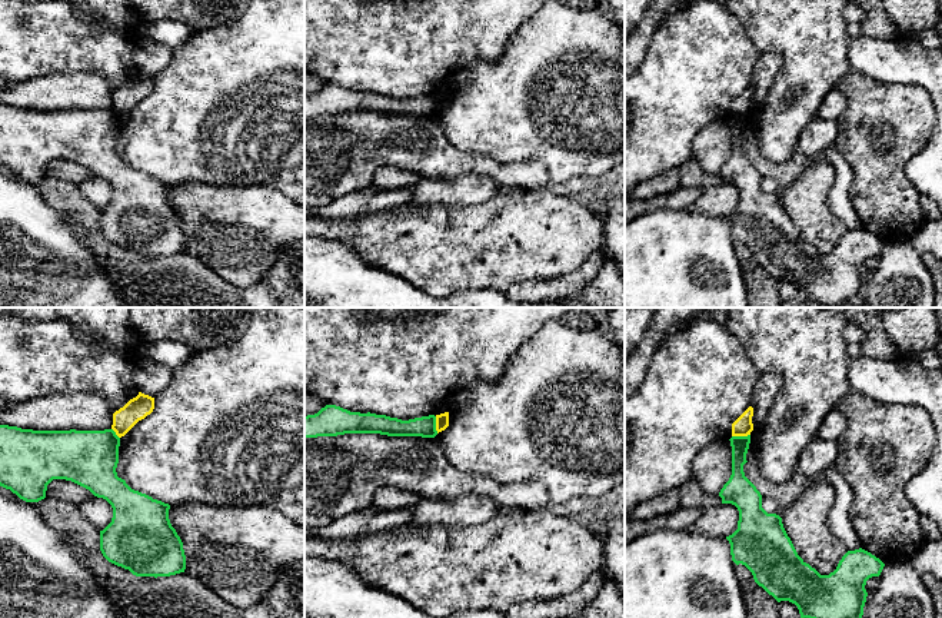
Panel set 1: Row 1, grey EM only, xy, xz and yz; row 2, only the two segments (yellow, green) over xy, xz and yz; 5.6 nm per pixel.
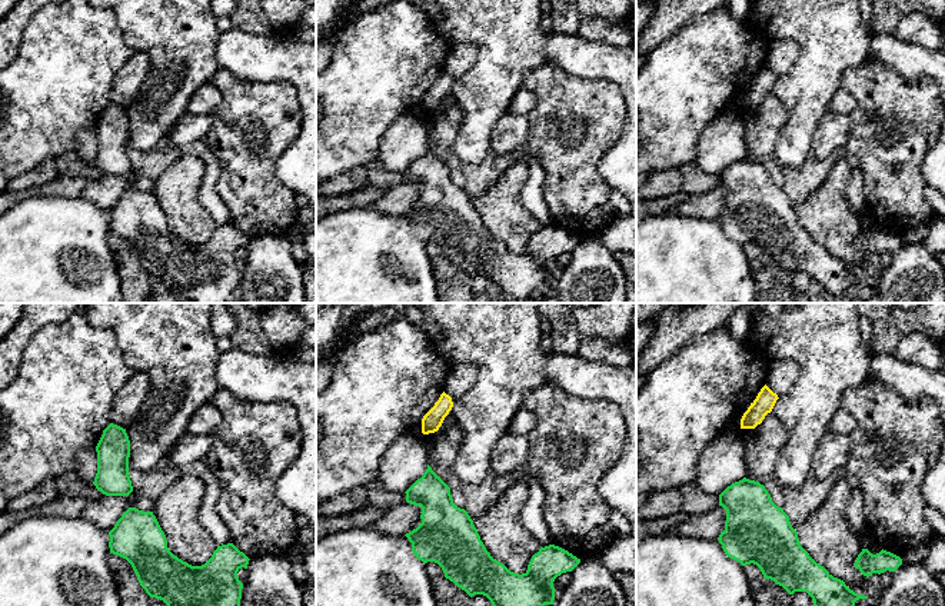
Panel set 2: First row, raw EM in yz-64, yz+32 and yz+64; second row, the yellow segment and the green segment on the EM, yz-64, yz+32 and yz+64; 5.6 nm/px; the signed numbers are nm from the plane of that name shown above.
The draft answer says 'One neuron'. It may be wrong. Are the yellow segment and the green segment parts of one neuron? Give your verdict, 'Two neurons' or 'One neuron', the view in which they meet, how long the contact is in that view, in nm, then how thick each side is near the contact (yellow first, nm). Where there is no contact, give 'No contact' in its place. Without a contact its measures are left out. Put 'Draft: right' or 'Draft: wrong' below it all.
Two neurons. Touches yellow in yz. Shared border 110 nm. Thickness 110 nm (yellow) against 100 nm
Draft: wrong

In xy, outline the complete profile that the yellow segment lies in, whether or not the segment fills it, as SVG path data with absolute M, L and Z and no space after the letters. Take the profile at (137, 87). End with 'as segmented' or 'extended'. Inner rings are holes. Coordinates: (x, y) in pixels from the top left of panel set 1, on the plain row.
M139 72L123 87L113 93L111 109L119 117L124 116L139 100L144 99L154 89L154 77Z; as segmented

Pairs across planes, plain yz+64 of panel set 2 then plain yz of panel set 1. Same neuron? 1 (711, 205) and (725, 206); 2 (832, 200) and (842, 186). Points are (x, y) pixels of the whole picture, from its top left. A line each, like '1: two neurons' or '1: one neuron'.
1: one neuron
2: two neurons

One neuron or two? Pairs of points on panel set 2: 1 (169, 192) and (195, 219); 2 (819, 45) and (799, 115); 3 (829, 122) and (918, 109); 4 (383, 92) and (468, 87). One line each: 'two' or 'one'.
1: one
2: one
3: two
4: two

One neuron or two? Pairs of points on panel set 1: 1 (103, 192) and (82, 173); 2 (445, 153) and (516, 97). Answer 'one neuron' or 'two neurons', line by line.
1: two neurons
2: two neurons

